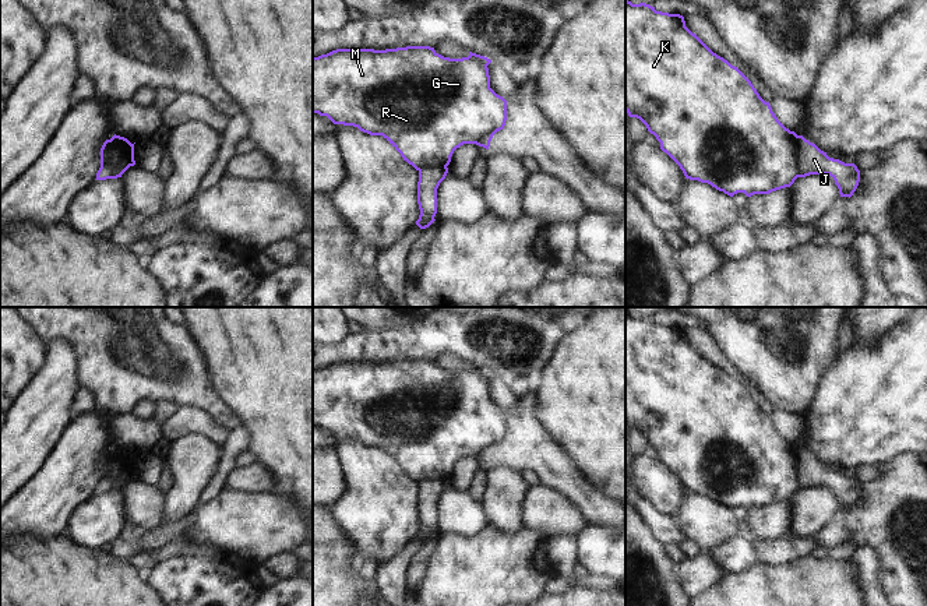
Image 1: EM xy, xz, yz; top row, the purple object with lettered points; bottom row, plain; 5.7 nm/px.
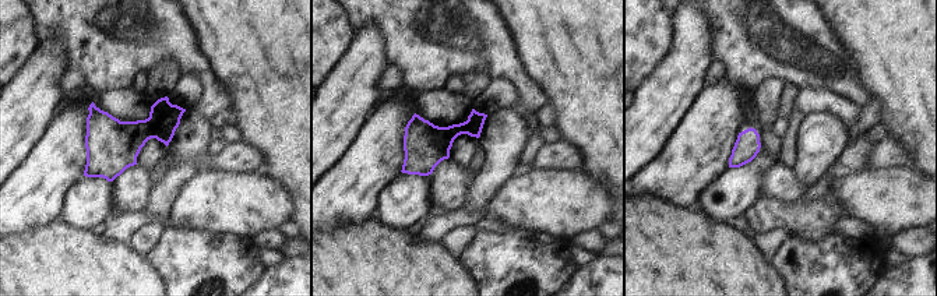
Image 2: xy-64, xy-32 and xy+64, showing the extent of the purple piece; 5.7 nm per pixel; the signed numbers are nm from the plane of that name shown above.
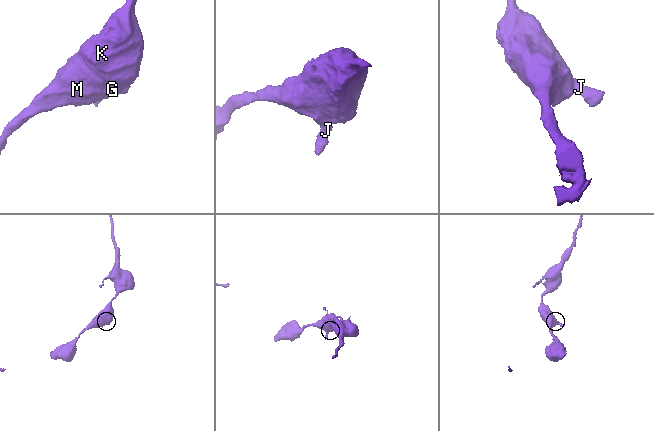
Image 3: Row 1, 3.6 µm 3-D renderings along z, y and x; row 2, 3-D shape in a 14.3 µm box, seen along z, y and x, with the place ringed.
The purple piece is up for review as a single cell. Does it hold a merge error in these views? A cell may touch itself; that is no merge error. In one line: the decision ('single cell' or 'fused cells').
fused cells

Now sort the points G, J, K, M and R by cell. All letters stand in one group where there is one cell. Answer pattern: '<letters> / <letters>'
G K M R / J

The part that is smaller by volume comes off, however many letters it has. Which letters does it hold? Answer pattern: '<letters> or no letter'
J

